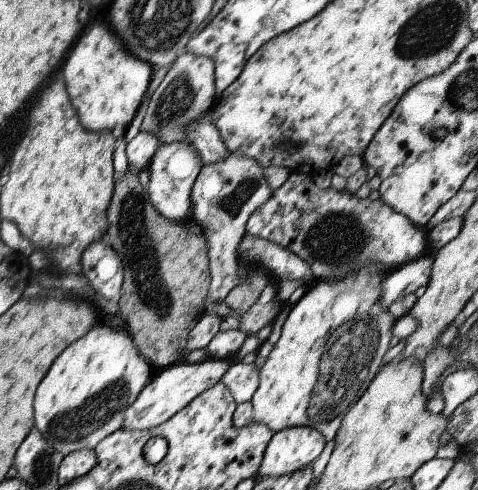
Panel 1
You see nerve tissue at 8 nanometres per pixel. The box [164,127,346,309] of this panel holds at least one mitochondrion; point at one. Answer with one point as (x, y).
(231, 203)

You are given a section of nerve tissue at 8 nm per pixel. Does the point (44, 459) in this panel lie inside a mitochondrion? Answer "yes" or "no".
yes

